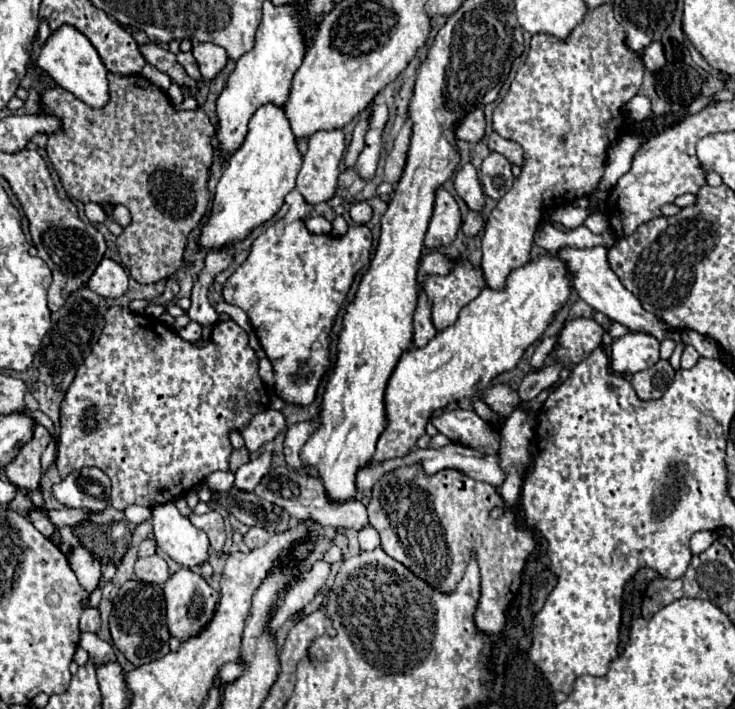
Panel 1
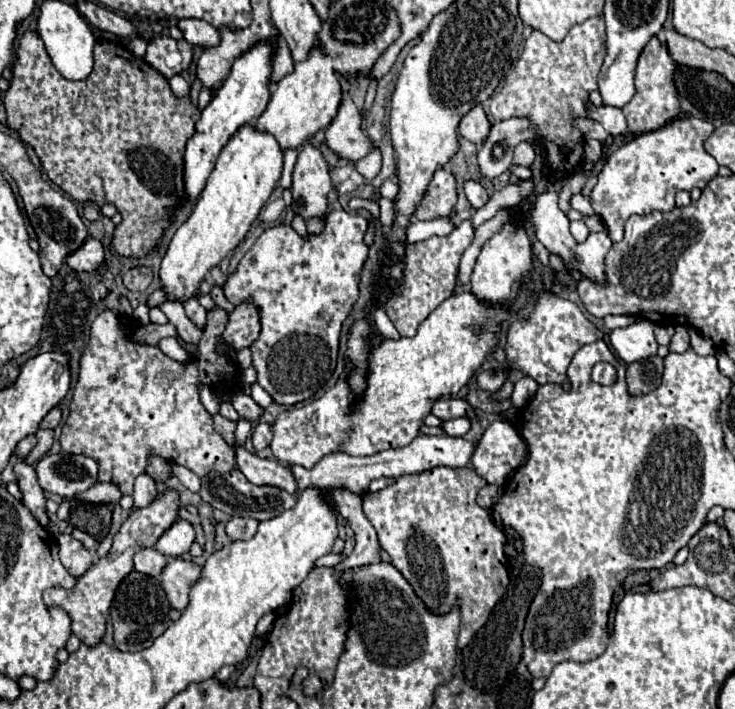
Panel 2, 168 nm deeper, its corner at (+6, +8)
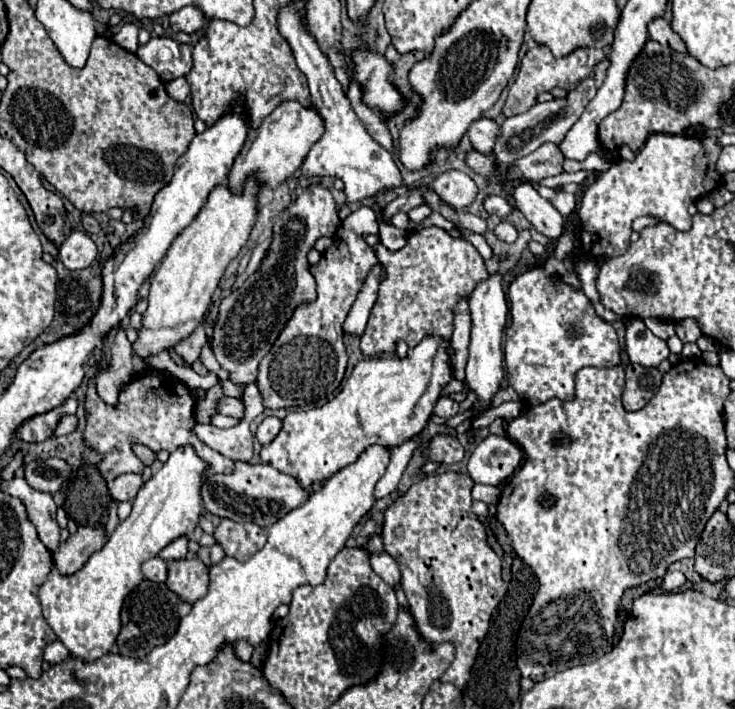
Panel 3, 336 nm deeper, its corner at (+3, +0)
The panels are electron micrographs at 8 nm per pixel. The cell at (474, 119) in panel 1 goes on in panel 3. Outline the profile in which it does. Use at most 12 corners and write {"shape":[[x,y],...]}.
{"shape":[[479,118],[467,136],[477,152],[491,154],[499,126]]}

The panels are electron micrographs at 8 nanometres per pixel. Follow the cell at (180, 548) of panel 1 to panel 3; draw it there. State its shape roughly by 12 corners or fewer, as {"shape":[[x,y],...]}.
{"shape":[[187,536],[173,540],[159,556],[165,562],[187,556]]}

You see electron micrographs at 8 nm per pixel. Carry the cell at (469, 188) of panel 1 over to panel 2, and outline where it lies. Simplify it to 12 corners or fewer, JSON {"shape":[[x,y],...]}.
{"shape":[[478,182],[464,184],[464,192],[474,208],[490,200]]}

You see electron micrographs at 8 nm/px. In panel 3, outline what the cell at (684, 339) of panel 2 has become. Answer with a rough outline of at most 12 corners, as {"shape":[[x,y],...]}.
{"shape":[[681,320],[675,332],[683,344],[697,342],[701,330],[695,320]]}

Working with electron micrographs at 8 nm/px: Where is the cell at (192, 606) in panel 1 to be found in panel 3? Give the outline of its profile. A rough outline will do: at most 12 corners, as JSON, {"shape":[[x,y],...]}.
{"shape":[[199,560],[169,562],[167,588],[195,604],[209,586]]}

